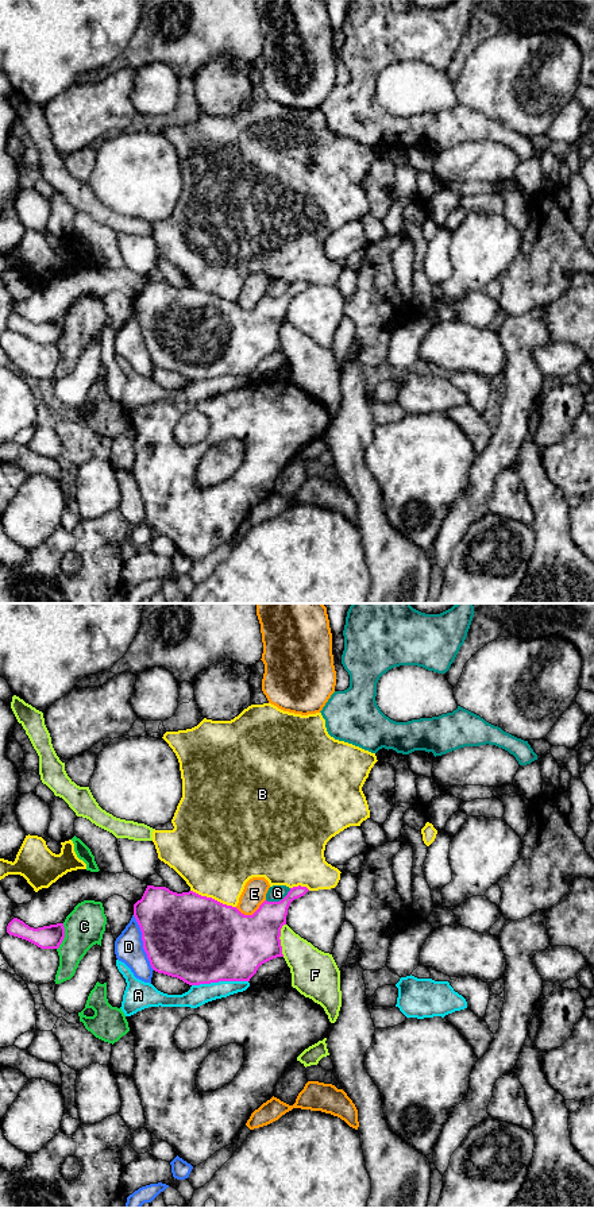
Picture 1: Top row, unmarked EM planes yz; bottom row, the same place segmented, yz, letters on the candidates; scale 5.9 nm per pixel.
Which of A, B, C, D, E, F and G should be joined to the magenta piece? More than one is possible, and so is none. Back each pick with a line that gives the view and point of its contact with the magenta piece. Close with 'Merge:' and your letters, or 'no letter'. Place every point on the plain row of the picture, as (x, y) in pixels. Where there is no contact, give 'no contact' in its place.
Merge: no letter

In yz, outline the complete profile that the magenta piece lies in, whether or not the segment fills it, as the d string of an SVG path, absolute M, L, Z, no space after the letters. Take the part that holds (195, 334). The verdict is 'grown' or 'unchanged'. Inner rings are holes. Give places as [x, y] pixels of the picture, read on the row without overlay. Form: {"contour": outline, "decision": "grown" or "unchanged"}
{"contour": "M147 281L142 294L134 300L134 312L155 367L189 381L250 377L262 359L284 352L279 332L286 320L288 304L308 286L306 282L293 282L282 296L265 296L252 310L244 310L236 302L193 286L177 289L166 282Z", "decision": "unchanged"}

